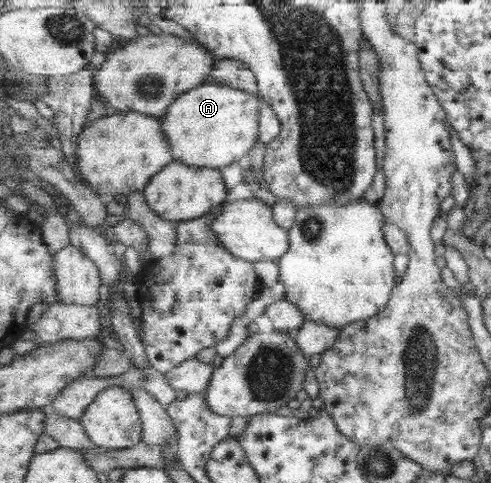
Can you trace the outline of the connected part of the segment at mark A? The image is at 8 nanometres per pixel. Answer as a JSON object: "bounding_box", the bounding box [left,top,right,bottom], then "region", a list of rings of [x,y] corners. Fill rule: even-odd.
{"bounding_box":[161,83,263,169],"region":[[[204,83],[188,93],[180,96],[161,118],[164,134],[168,138],[175,161],[186,165],[202,168],[221,169],[224,166],[243,163],[247,153],[260,139],[260,107],[263,99],[259,96],[248,94],[240,89],[233,89],[224,85]]]}

